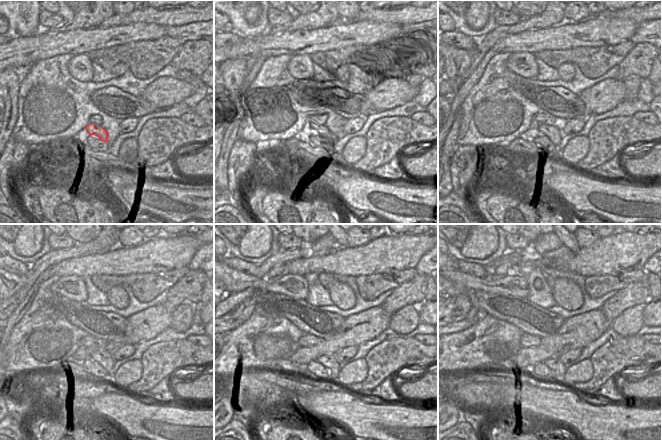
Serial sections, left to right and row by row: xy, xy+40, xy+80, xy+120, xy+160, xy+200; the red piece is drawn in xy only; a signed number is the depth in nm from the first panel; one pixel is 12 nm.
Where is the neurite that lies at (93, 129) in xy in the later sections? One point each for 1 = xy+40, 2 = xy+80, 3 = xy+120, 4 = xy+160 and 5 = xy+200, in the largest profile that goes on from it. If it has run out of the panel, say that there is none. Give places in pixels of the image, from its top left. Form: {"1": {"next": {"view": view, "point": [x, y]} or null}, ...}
{"1": {"next": {"view": "xy+40", "point": [324, 131]}}, "2": {"next": {"view": "xy+80", "point": [554, 134]}}, "3": {"next": {"view": "xy+120", "point": [104, 358]}}, "4": {"next": {"view": "xy+160", "point": [329, 361]}}, "5": {"next": {"view": "xy+200", "point": [558, 367]}}}

